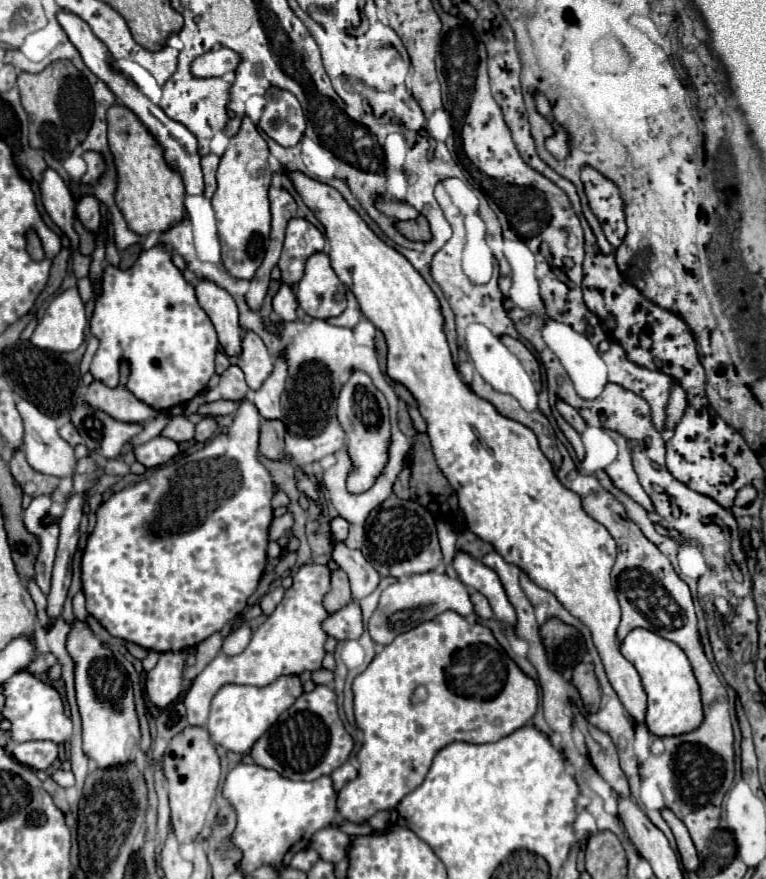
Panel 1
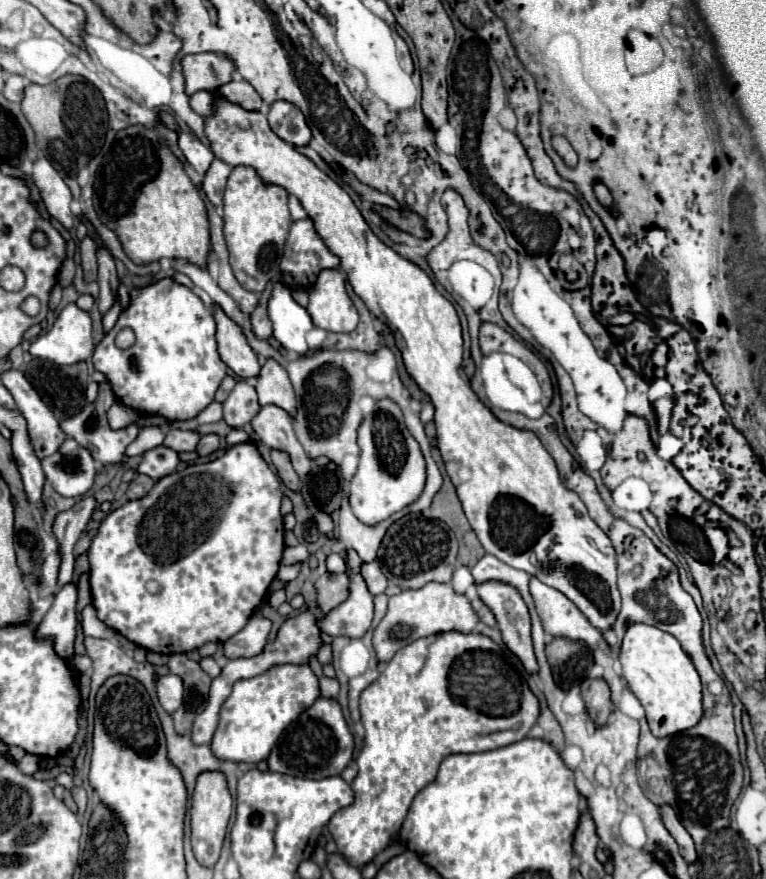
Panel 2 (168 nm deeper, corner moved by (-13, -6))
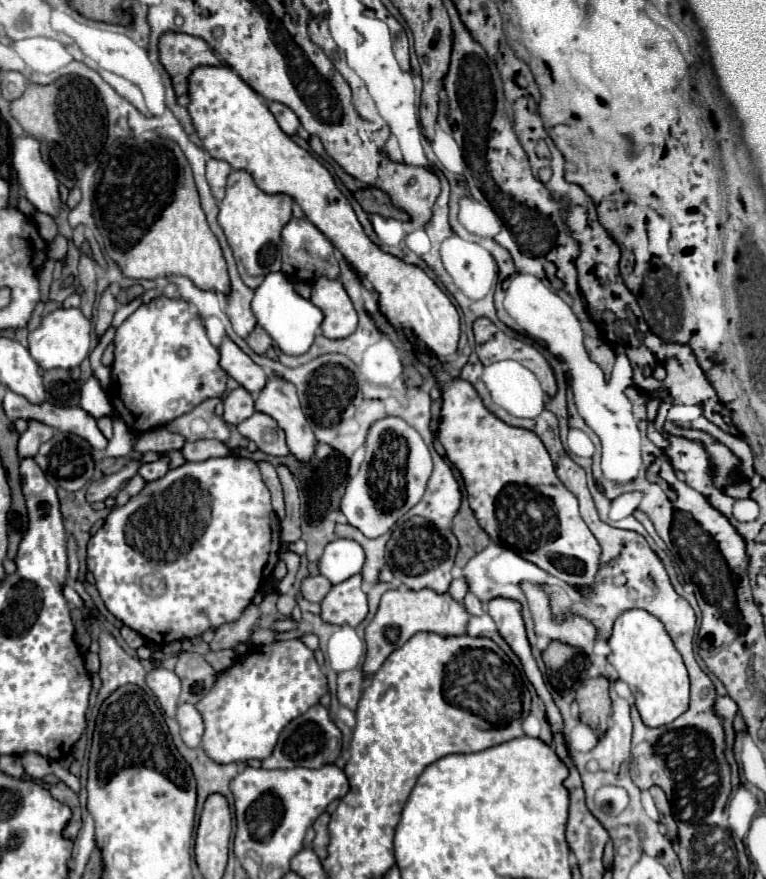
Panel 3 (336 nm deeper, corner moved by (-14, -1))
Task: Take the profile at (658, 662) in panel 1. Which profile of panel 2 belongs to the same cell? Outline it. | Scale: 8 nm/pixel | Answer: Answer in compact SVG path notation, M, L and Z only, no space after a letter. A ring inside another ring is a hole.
M628 624L618 658L622 664L622 678L644 706L654 736L672 736L698 724L702 718L700 676L672 634L650 624Z

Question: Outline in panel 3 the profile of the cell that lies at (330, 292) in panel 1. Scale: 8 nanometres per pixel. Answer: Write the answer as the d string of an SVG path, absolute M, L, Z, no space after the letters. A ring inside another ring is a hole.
M319 277L311 289L311 303L323 311L321 331L325 337L343 339L357 329L357 313L339 279Z

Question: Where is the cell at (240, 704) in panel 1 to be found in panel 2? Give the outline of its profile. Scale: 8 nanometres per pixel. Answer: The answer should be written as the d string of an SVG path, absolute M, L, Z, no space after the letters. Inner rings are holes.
M276 664L254 678L238 680L220 708L218 728L210 742L212 754L220 760L248 764L266 760L284 728L308 710L318 696L318 678L308 664Z

